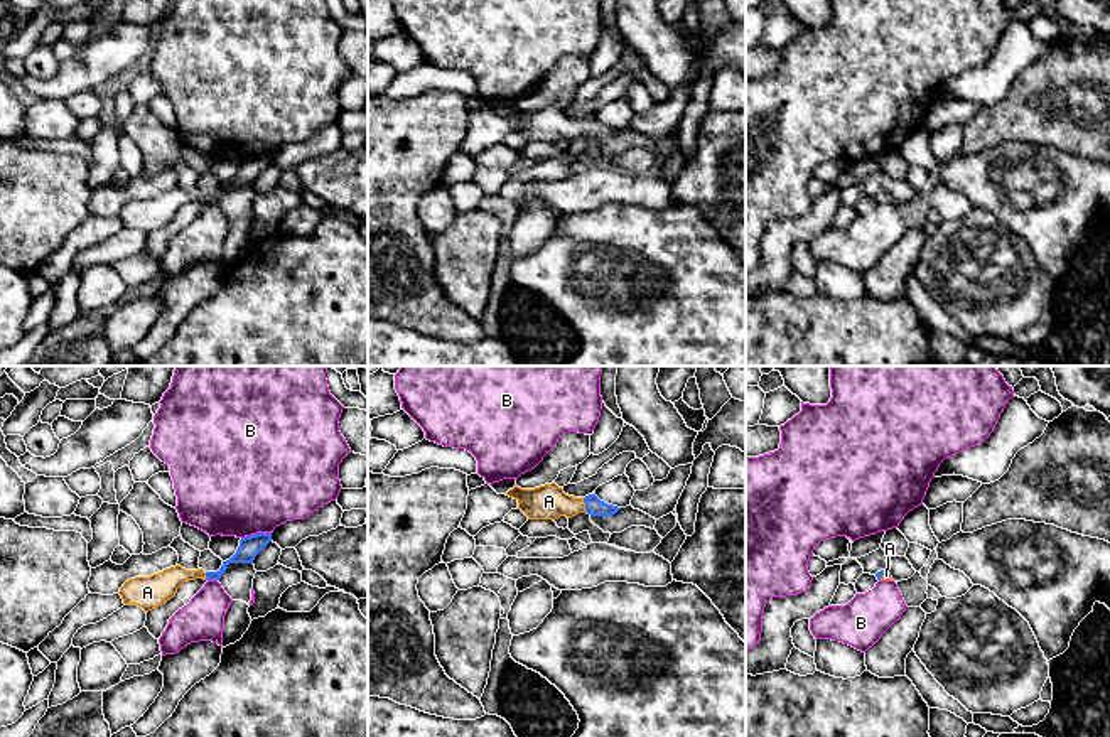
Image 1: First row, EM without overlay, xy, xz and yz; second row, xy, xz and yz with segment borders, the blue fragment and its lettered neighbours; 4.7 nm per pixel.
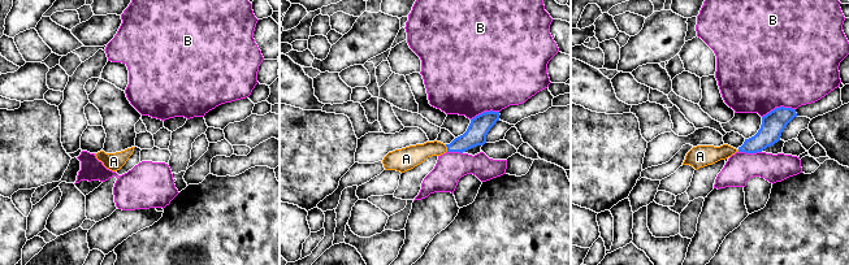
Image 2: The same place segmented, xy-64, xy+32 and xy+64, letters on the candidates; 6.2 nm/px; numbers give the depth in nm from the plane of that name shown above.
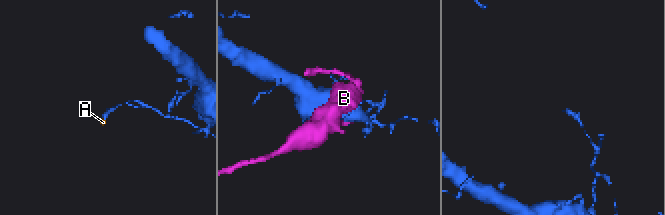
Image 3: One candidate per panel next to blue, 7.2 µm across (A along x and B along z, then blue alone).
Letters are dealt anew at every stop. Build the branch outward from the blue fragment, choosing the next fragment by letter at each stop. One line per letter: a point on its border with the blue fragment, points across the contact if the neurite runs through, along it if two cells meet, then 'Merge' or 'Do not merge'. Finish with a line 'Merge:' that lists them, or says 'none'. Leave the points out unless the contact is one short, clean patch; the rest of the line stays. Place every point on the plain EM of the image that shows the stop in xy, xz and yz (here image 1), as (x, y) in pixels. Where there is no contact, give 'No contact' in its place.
A: Touches blue at xz (586, 127). Path across: xz (594, 129), (586, 127), (549, 123). Merge
B: Touches blue at xy (257, 156). Do not merge
Merge: A

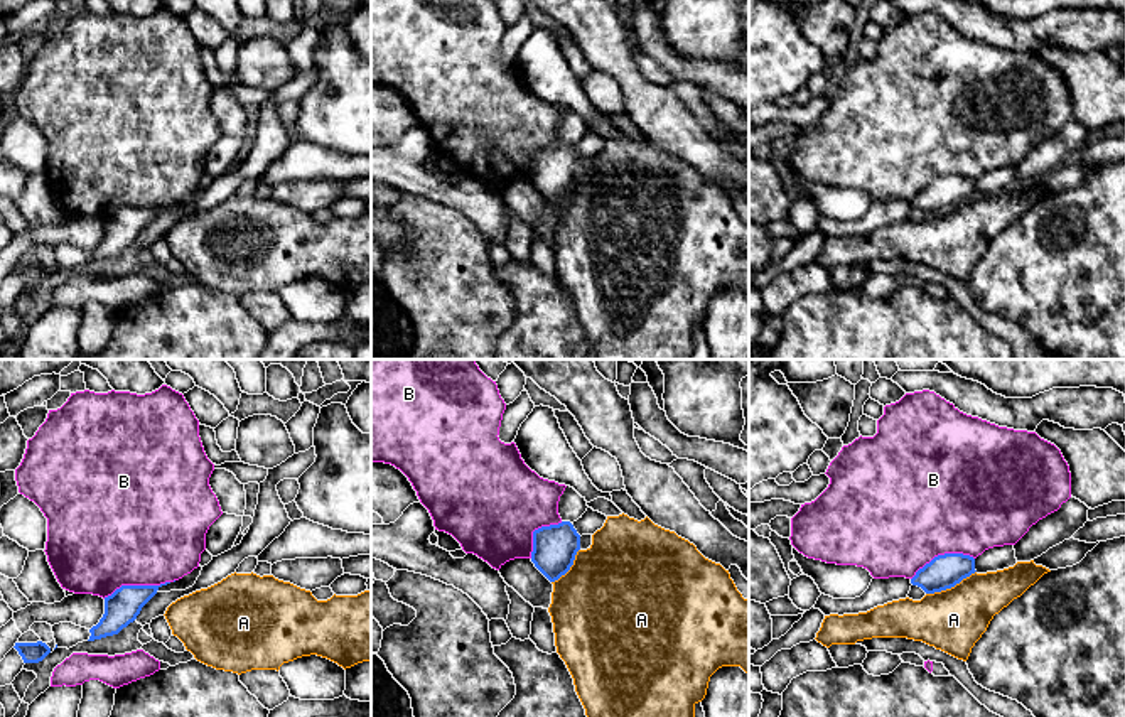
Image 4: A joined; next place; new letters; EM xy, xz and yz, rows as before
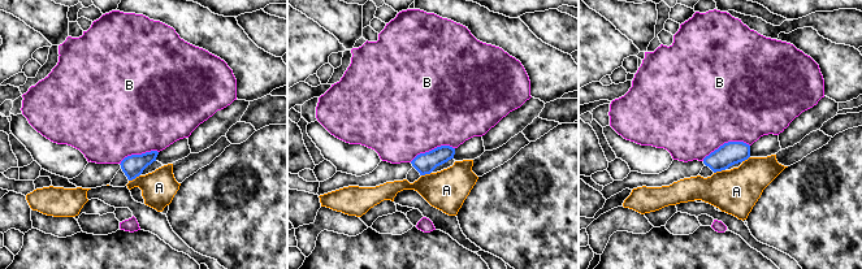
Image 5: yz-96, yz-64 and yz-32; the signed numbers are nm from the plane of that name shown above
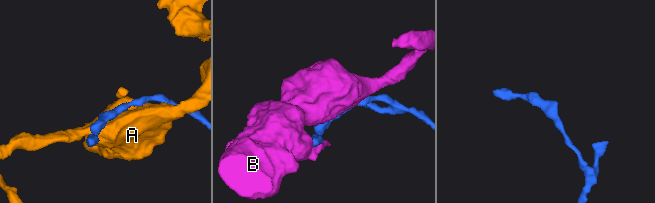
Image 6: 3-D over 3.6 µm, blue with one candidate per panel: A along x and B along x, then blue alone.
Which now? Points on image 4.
A: Touches blue at yz (950, 210). Do not merge
B: Touches blue at xy (135, 208). Do not merge
Merge: none

